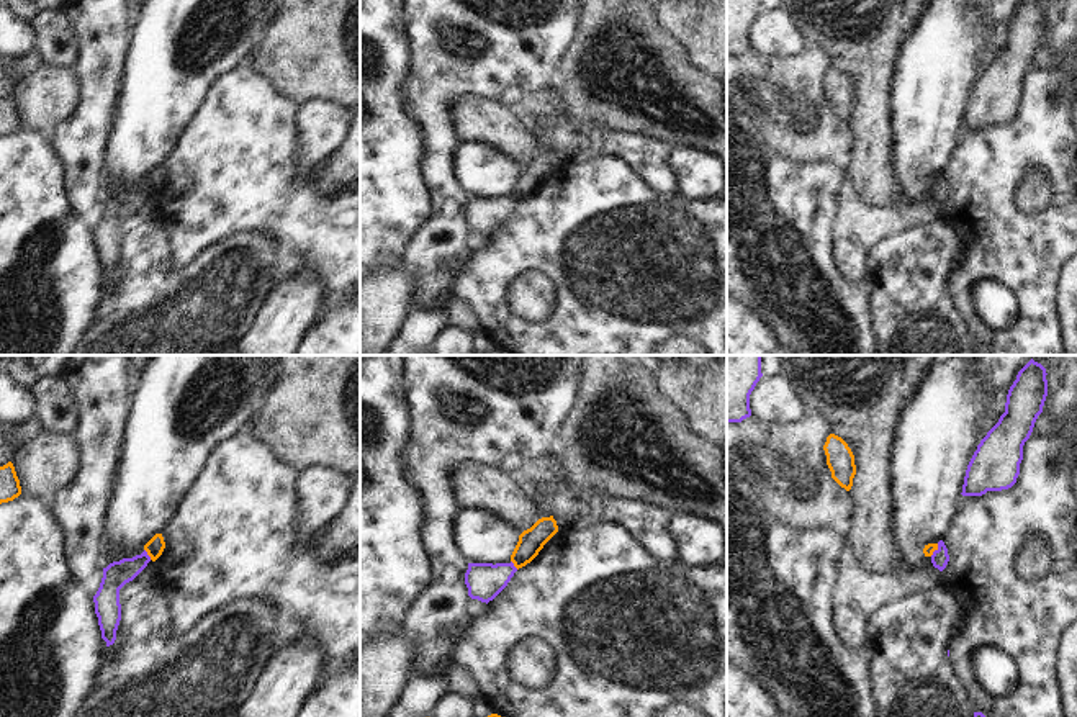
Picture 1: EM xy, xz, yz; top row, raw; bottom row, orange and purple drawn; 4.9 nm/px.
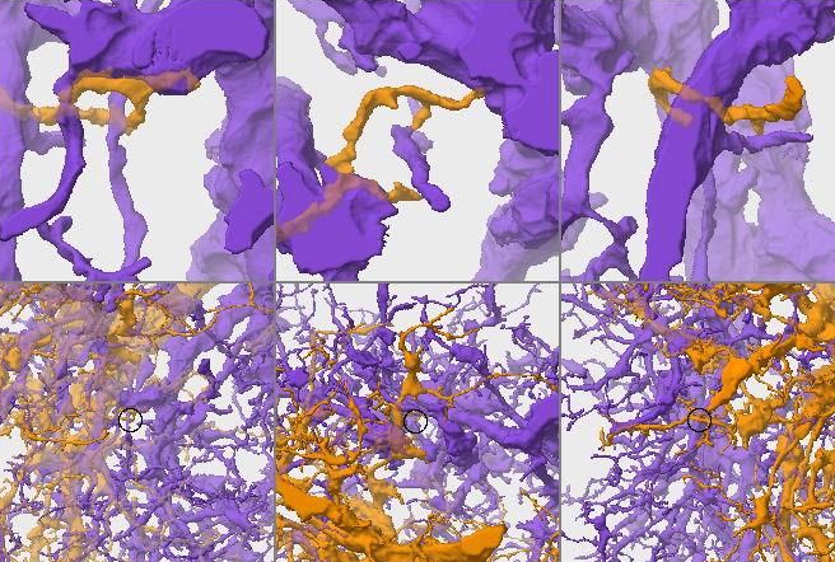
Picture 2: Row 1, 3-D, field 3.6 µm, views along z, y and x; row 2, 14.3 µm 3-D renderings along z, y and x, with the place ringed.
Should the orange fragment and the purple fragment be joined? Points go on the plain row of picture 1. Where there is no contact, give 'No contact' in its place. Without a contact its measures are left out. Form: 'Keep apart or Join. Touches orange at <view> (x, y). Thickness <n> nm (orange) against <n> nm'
Keep apart. Touches orange at xy (148, 187). Thickness 90 nm (orange) against 120 nm.

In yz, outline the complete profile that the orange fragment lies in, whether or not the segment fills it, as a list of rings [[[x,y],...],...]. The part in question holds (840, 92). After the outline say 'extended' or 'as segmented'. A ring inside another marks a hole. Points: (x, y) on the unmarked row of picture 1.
[[[830,67],[823,79],[827,88],[827,98],[831,105],[831,111],[846,124],[853,120],[853,111],[856,108],[854,88],[848,77],[835,69]]] | as segmented

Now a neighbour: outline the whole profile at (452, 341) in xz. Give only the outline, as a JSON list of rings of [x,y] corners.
[[[447,326],[430,345],[432,355],[471,355],[471,332]]]

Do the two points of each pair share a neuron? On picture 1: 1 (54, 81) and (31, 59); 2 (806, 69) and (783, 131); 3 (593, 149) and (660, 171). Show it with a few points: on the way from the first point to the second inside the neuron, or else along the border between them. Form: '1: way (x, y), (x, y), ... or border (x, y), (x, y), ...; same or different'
1: border (43, 64), (20, 79); different
2: way (796, 84), (786, 95), (786, 117); same
3: way (609, 146), (630, 146), (644, 156); same

